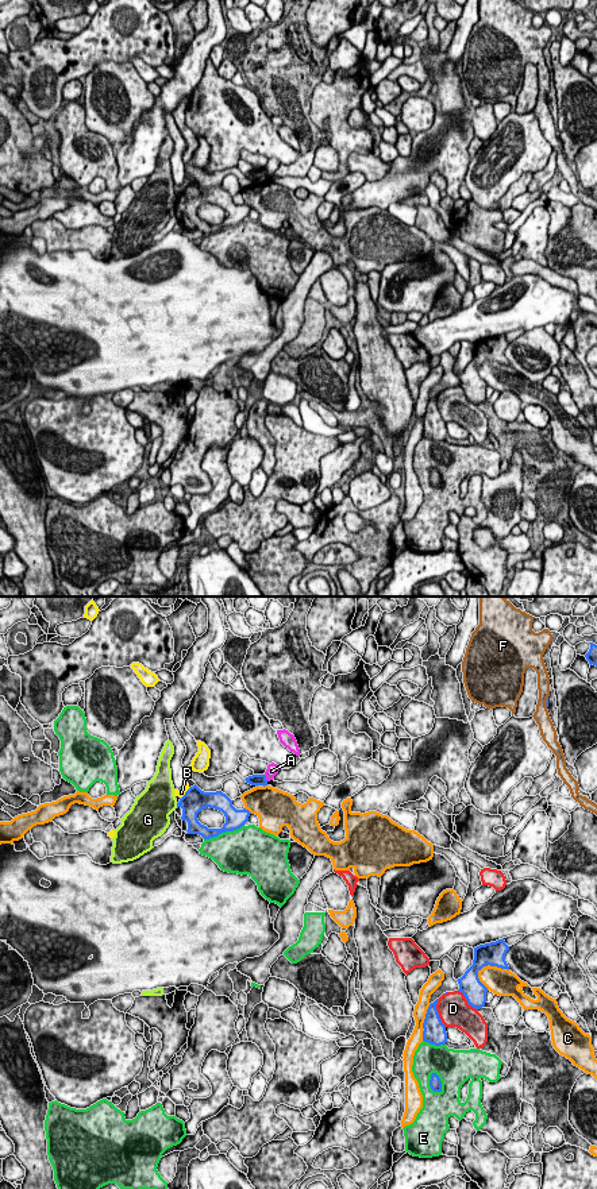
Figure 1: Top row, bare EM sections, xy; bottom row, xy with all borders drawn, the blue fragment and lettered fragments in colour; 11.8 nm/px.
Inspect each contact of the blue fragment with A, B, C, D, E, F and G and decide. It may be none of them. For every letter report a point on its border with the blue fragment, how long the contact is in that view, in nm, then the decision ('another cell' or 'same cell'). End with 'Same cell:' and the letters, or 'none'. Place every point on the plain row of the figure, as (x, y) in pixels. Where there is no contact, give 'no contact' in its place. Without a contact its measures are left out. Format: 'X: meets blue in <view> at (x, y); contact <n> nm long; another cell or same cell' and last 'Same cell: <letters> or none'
A: meets blue in xy at (265, 173); contact 100 nm long; another cell
B: meets blue in xy at (185, 189); contact 160 nm long; another cell
C: meets blue in xy at (490, 361); contact 400 nm long; another cell
D: meets blue in xy at (436, 408); contact 360 nm long; another cell
E: meets blue in xy at (440, 477); contact 280 nm long; another cell
F: meets blue in xy at (546, 97); contact 130 nm long; another cell
G: meets blue in xy at (177, 201); contact 70 nm long; another cell
Same cell: none

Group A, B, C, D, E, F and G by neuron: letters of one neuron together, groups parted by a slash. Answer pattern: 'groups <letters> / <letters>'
groups A / B / C / D / E / F / G

